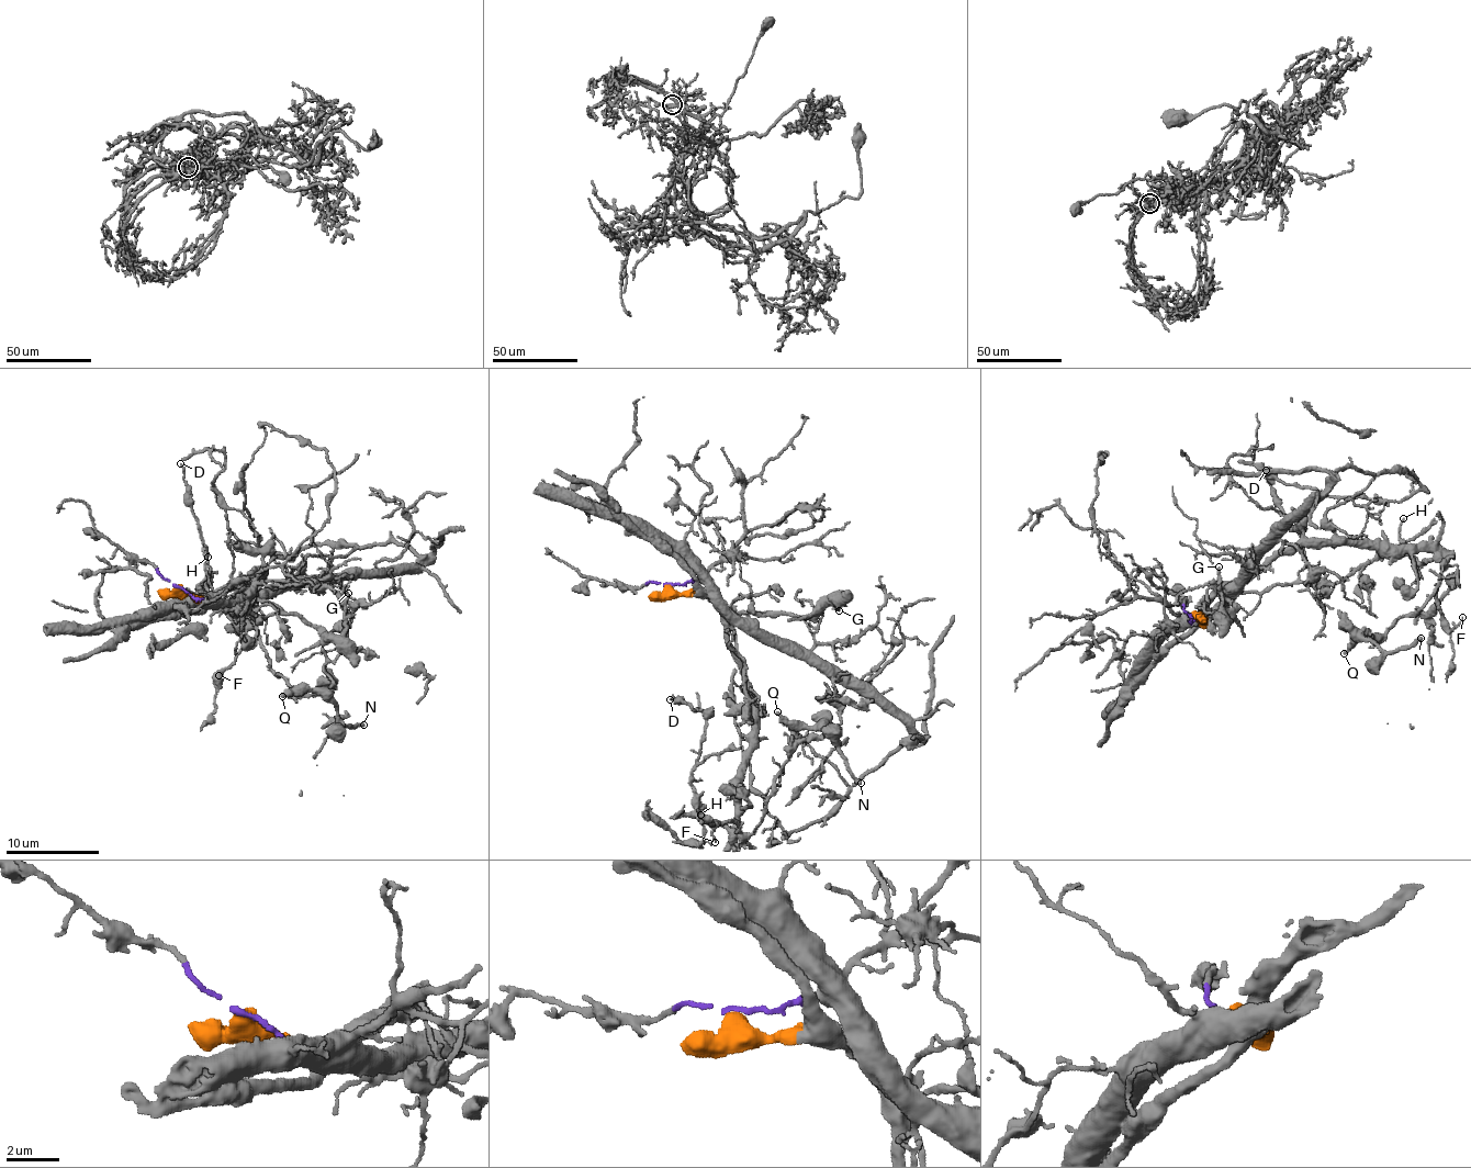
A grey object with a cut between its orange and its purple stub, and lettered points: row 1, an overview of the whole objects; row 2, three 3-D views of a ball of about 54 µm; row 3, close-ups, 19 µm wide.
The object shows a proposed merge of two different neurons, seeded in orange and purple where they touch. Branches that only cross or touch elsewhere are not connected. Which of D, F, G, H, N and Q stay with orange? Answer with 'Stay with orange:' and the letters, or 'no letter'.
Stay with orange: D, F, G, H, N, Q

